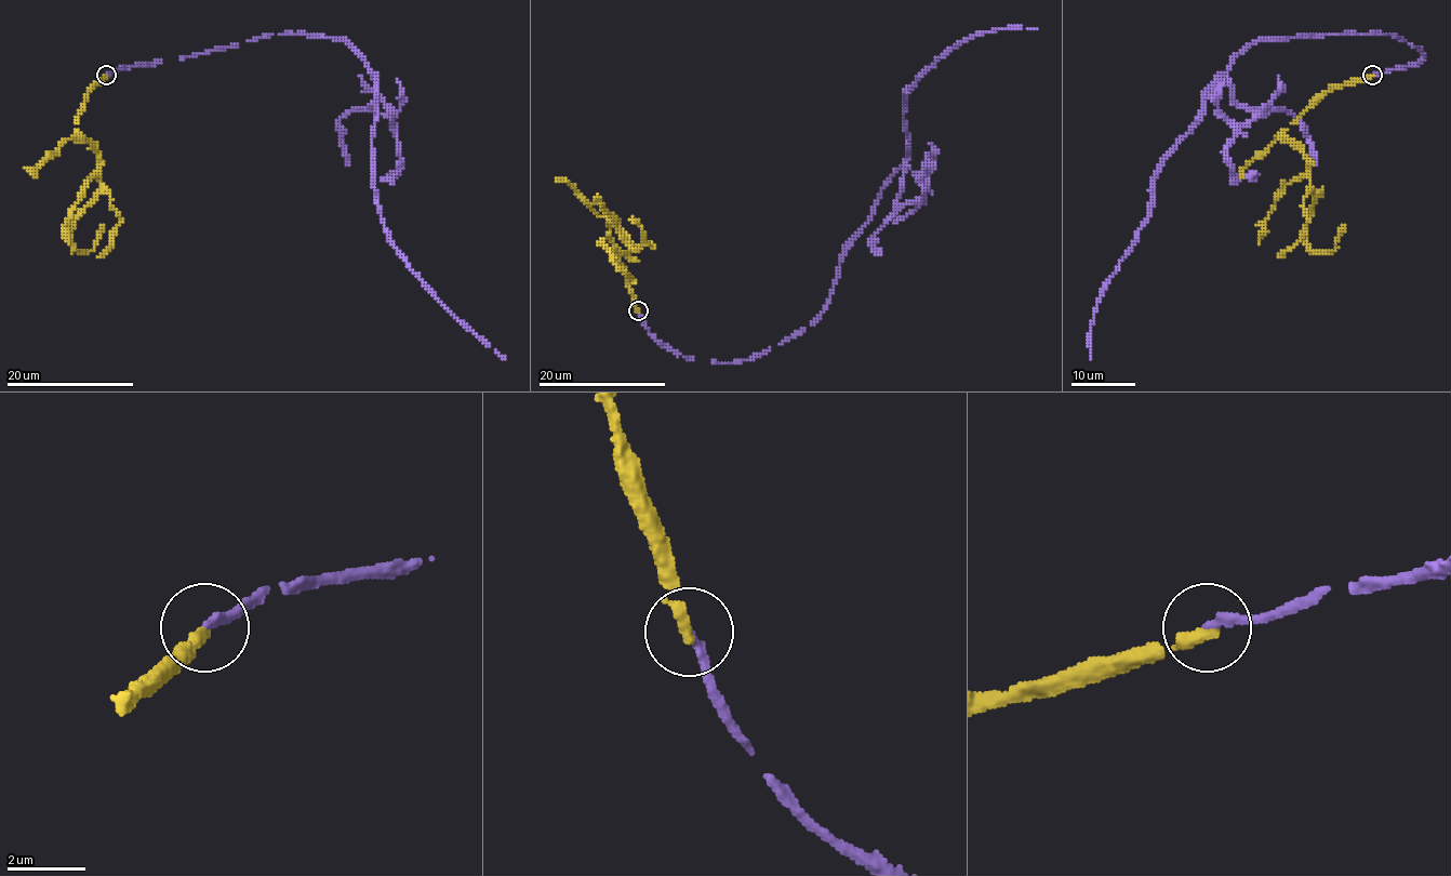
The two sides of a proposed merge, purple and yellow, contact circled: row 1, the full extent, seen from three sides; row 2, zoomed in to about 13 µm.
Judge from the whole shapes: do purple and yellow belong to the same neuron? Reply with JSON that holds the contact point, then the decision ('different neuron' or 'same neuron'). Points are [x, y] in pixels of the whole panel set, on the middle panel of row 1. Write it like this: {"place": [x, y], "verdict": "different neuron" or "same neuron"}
{"place": [638, 310], "verdict": "different neuron"}

